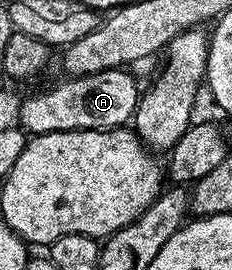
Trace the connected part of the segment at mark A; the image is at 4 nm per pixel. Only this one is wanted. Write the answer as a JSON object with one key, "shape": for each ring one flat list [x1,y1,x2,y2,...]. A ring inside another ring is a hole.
{"shape":[[127,69,64,78,64,83,35,91,19,107,18,126,32,136,58,131,106,131,132,122,141,87]]}

